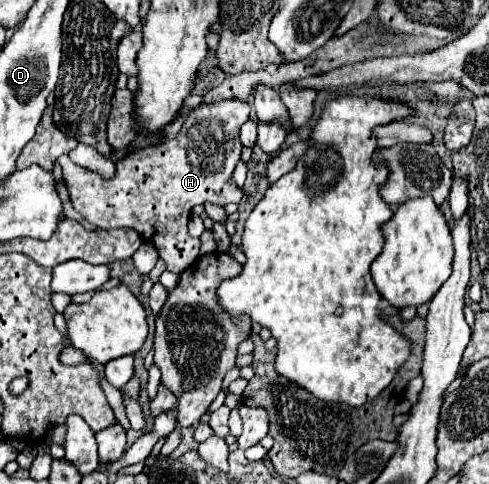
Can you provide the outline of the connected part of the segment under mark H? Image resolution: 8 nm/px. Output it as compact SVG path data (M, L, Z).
M238 99L202 103L188 113L182 131L172 141L128 153L116 163L116 173L110 179L78 167L68 155L62 155L60 165L68 189L76 187L76 193L70 193L72 207L100 229L132 227L140 231L144 239L156 245L160 257L166 261L166 269L180 275L198 259L200 249L200 241L192 239L186 229L192 207L206 201L220 205L240 203L244 195L232 181L232 171L242 151L238 131L248 115L248 103Z

